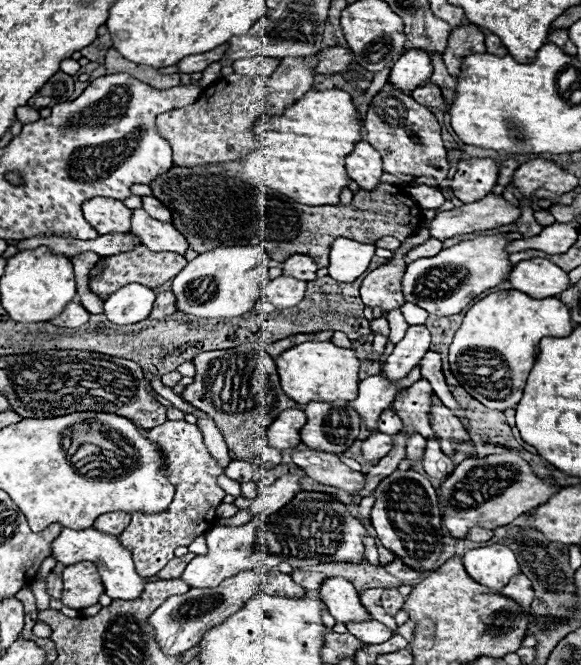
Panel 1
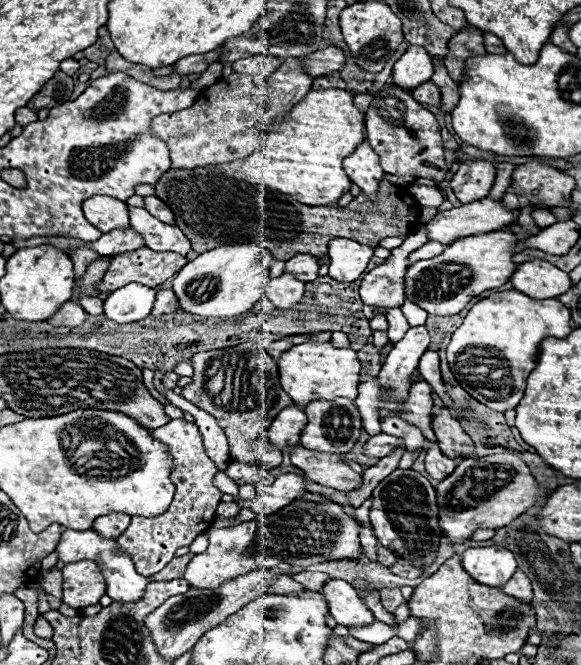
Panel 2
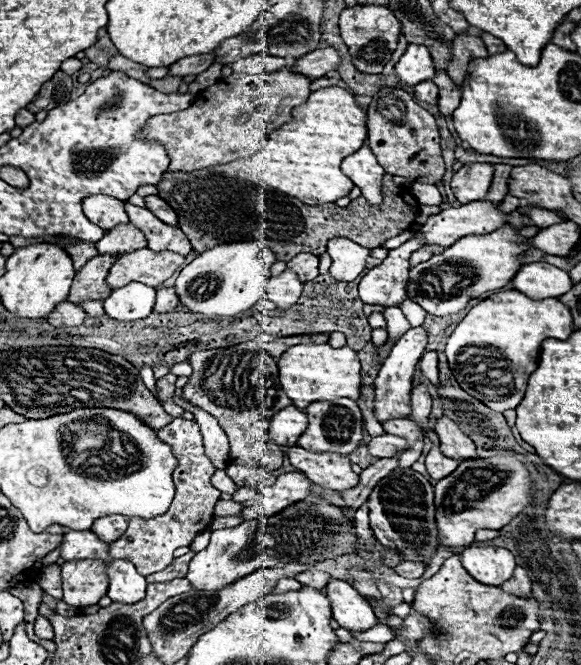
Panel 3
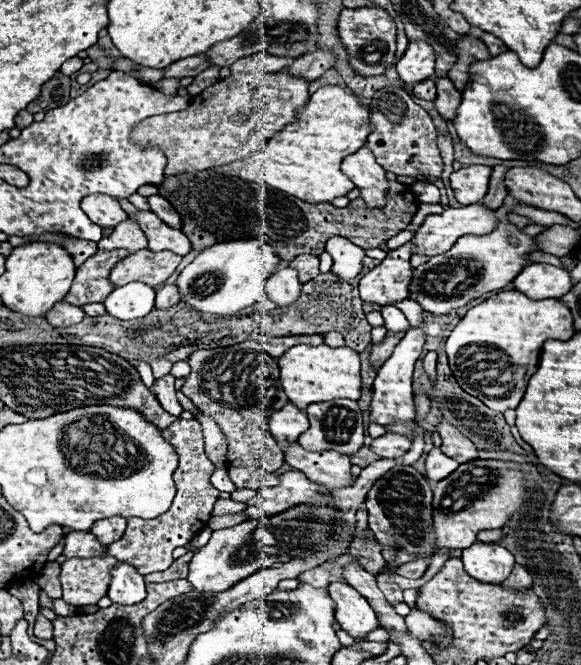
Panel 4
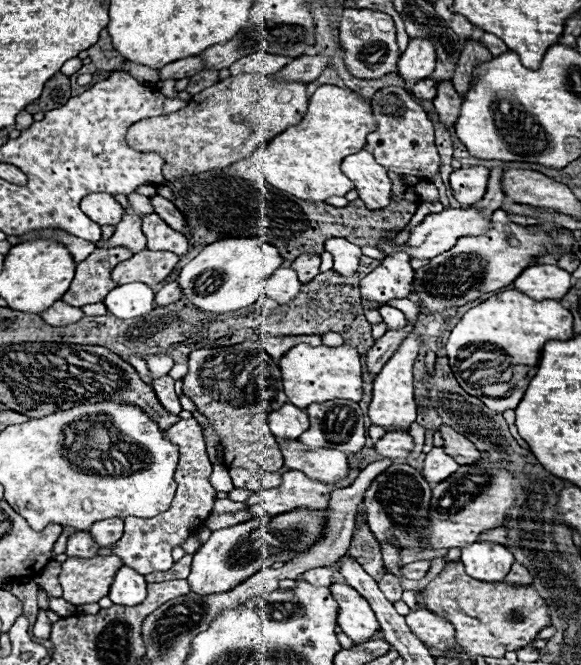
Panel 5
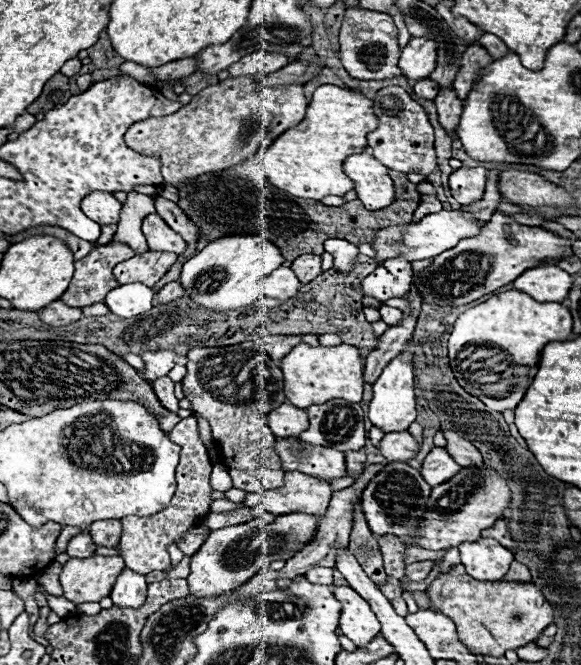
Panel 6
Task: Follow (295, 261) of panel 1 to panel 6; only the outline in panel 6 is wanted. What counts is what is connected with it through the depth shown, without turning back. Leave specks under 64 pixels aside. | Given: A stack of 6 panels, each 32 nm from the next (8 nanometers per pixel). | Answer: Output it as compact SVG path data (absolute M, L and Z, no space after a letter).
M302 254L302 256L298 256L292 262L290 268L296 272L296 276L298 276L298 280L302 284L308 284L322 272L320 270L320 256L316 256L316 254Z

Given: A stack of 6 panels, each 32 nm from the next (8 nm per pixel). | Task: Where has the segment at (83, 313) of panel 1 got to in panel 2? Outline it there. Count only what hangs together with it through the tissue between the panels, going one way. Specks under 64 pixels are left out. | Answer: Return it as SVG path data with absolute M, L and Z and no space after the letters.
M66 302L60 312L56 312L48 322L54 326L66 326L66 328L76 328L82 326L88 320L88 312L76 304L76 302Z

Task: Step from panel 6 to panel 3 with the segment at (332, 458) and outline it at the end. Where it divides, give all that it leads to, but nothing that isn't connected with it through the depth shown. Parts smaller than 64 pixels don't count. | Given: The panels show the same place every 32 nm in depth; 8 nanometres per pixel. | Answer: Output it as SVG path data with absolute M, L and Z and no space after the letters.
M300 446L288 448L288 460L314 484L332 490L348 490L358 486L358 474L352 472L350 460L334 452L310 452Z

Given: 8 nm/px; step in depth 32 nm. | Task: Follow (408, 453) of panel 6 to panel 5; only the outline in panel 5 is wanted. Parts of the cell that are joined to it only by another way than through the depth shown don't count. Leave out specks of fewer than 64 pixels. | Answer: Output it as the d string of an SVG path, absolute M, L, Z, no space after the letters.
M386 432L380 440L376 440L374 450L382 456L382 458L406 458L410 454L410 450L414 448L414 440L412 436L404 434L404 432Z

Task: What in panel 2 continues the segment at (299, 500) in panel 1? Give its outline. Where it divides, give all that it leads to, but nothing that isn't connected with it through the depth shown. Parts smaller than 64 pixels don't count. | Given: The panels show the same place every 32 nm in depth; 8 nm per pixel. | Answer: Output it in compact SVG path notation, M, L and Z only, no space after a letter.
M306 492L276 514L258 516L256 520L240 526L212 528L208 532L208 550L190 560L184 580L194 588L218 588L242 572L252 572L254 568L276 568L280 562L288 562L292 566L312 566L328 560L360 558L360 524L344 512L344 506L330 500L314 502L314 498L324 496Z

